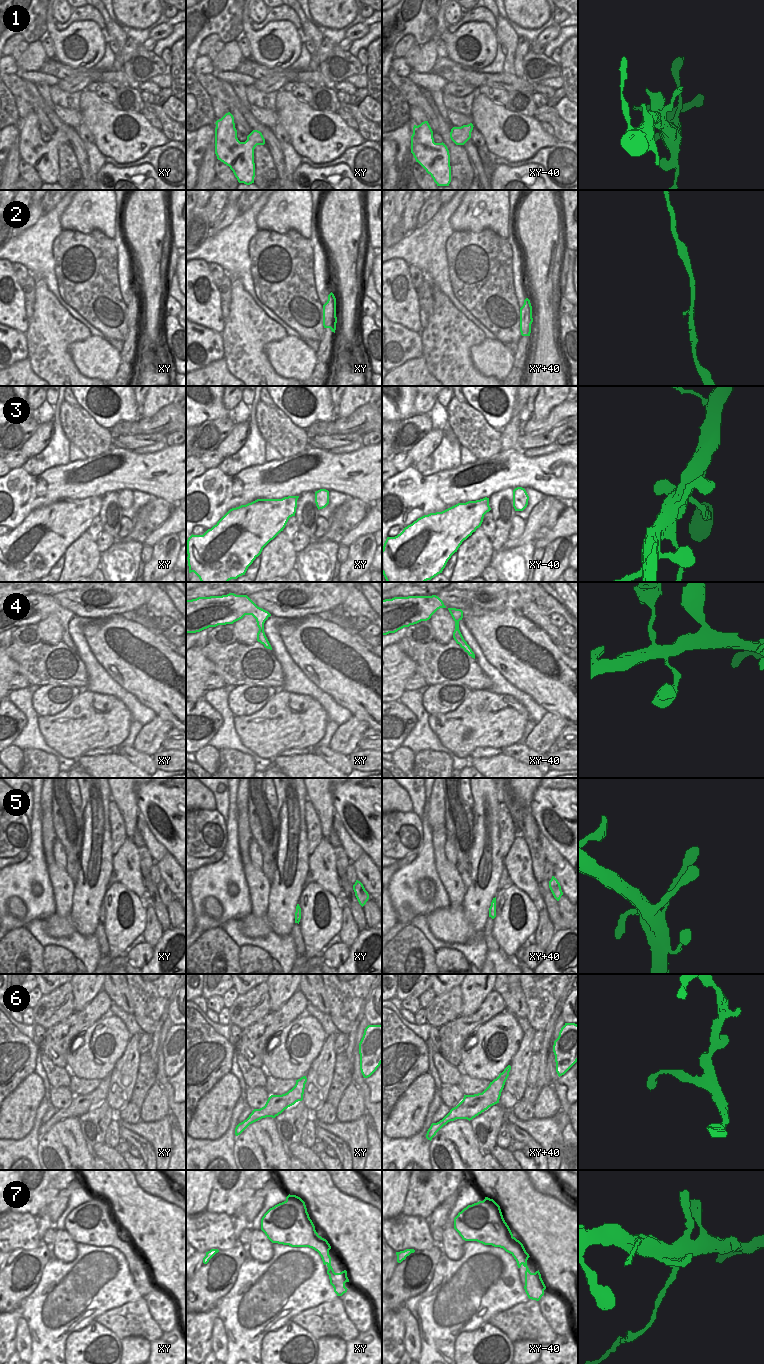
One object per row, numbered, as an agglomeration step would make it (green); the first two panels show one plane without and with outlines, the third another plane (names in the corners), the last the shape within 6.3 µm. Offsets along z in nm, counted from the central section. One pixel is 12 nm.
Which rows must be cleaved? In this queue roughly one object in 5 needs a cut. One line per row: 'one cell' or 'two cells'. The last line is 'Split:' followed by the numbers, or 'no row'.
1: one cell
2: one cell
3: one cell
4: one cell
5: one cell
6: one cell
7: two cells
Split: 7

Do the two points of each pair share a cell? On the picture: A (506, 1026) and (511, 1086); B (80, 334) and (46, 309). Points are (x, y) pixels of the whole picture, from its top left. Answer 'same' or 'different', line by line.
A: different
B: same

